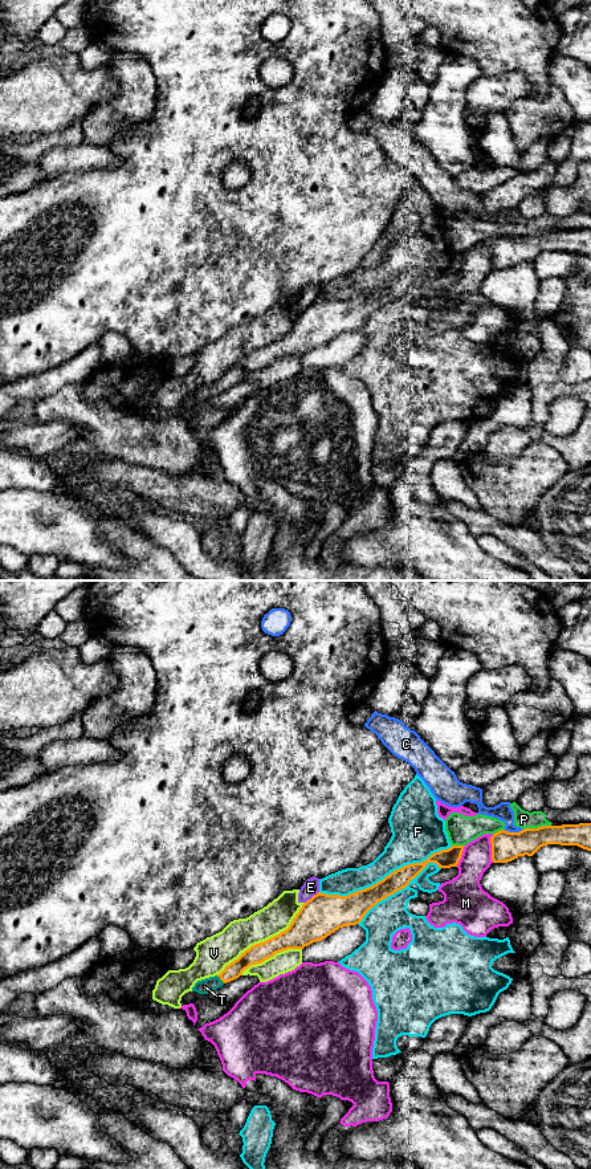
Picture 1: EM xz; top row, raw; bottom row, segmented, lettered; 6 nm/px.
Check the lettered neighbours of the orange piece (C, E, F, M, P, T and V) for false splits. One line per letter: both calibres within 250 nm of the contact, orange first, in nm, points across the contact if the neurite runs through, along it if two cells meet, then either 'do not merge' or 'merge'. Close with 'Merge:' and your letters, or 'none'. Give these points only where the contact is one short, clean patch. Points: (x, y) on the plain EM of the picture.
C: 180/110 nm | along xz (504, 235), (509, 237), (522, 236) | do not merge
E: 240/100 nm | do not merge
F: 150/240 nm | do not merge
M: 180/180 nm | do not merge
P: 180/110 nm | do not merge
T: 100/90 nm | across xz (253, 361), (220, 385), (204, 392) | merge
V: 180/200 nm | do not merge
Merge: T

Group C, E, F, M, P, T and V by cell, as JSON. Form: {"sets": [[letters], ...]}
{"sets": [["C"], ["E"], ["F"], ["M"], ["P"], ["T"], ["V"]]}

